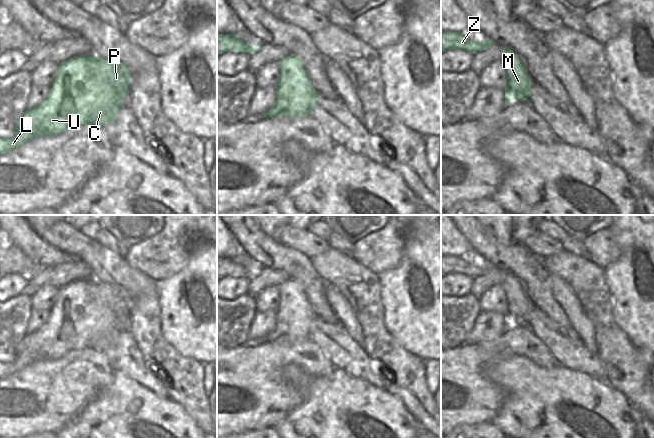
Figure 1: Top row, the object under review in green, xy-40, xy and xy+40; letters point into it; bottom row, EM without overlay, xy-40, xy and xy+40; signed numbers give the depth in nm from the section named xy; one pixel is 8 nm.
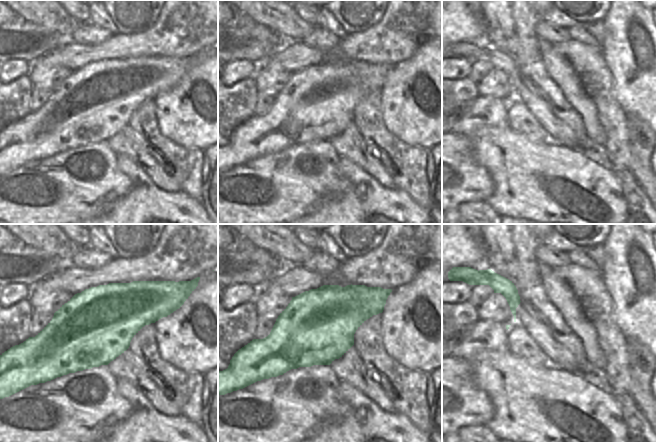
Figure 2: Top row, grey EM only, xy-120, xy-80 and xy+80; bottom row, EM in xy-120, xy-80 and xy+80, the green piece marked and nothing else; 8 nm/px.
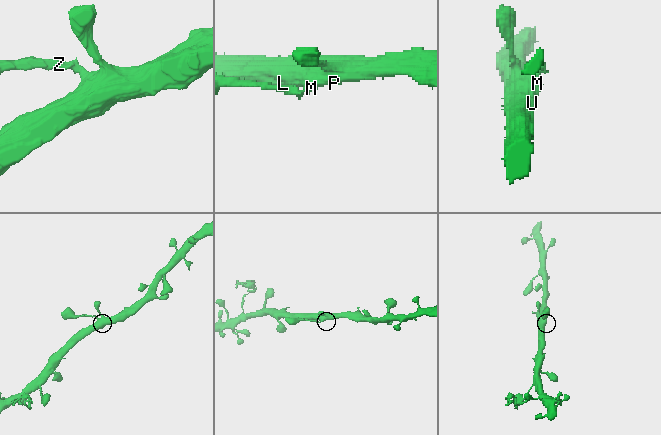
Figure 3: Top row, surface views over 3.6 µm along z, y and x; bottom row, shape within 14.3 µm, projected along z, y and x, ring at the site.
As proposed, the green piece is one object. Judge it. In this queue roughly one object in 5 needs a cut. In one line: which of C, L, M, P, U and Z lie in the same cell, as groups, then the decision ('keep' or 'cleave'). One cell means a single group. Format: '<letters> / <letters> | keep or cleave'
C L M P U Z | keep

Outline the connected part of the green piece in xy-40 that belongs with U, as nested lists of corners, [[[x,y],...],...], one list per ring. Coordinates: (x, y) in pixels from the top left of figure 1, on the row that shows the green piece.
[[[98,56],[70,58],[59,64],[57,77],[45,101],[23,113],[12,138],[0,138],[0,154],[6,154],[38,136],[58,136],[74,126],[94,124],[102,128],[115,121],[127,93],[131,93],[131,73],[126,66]]]

